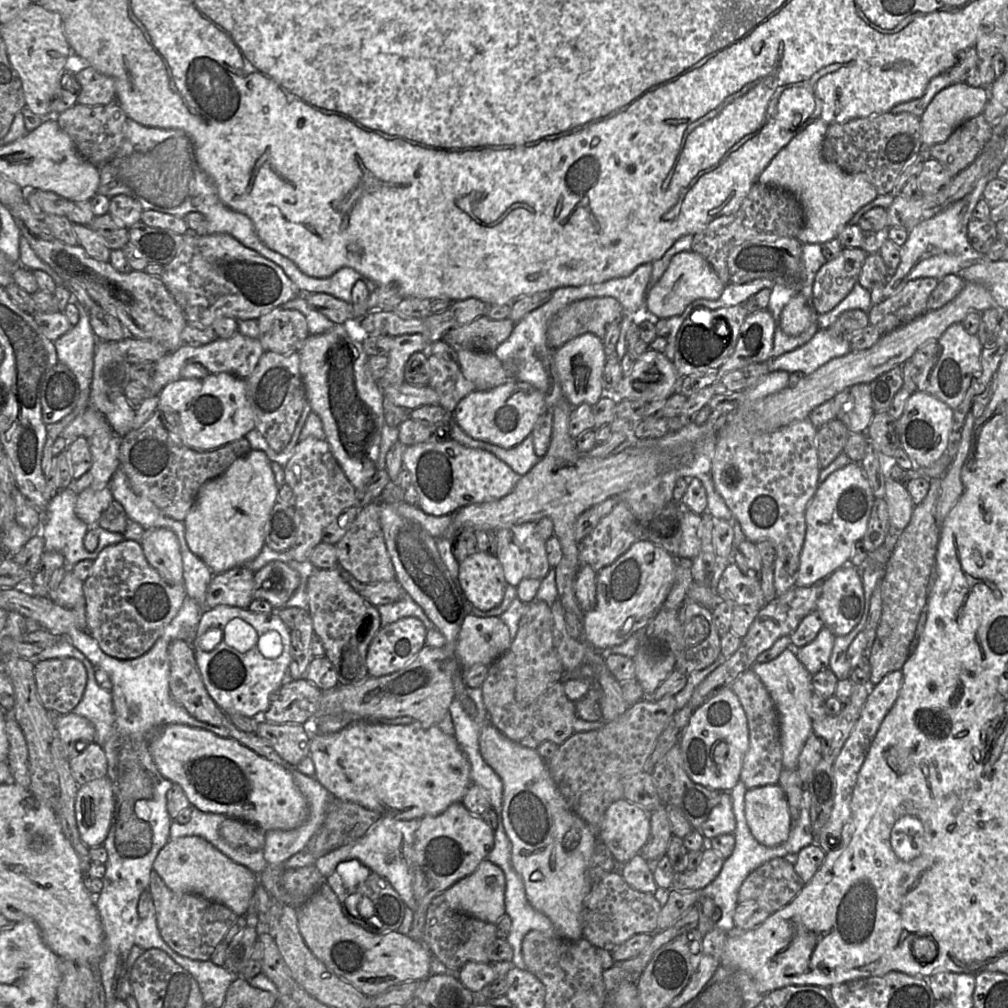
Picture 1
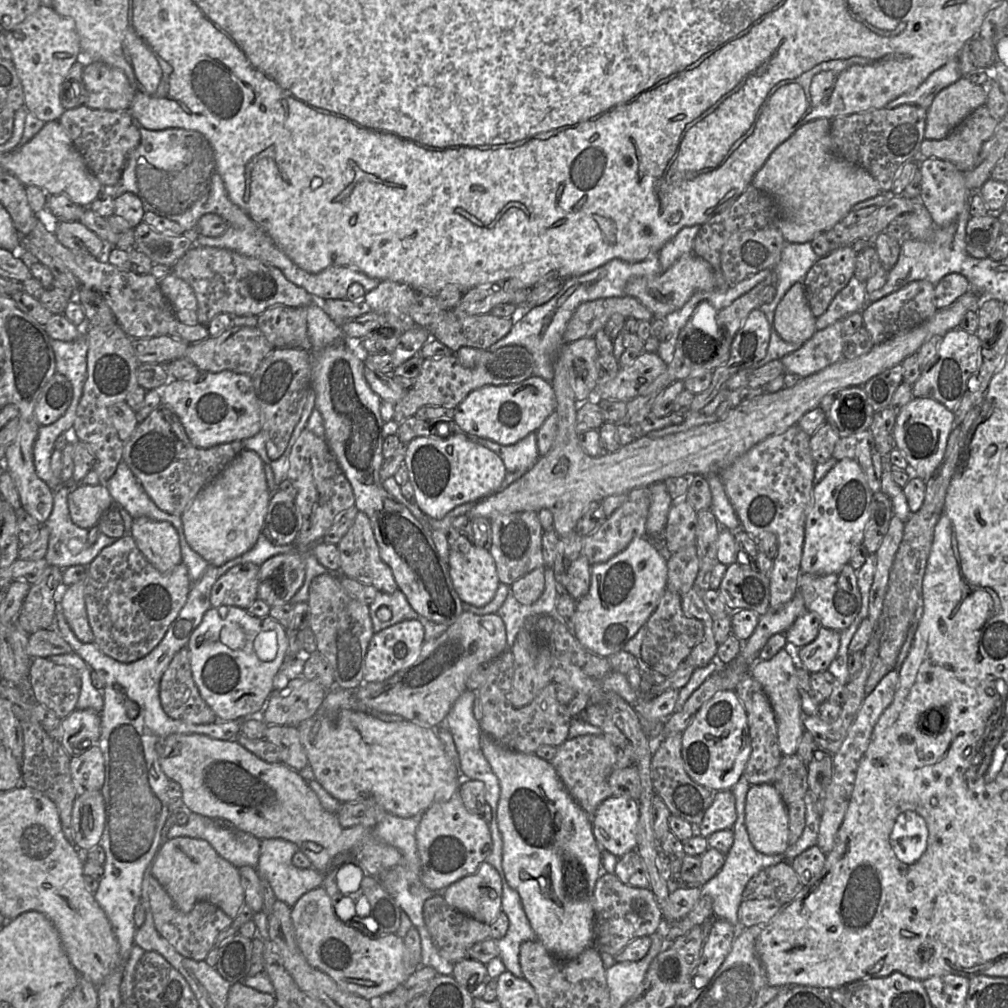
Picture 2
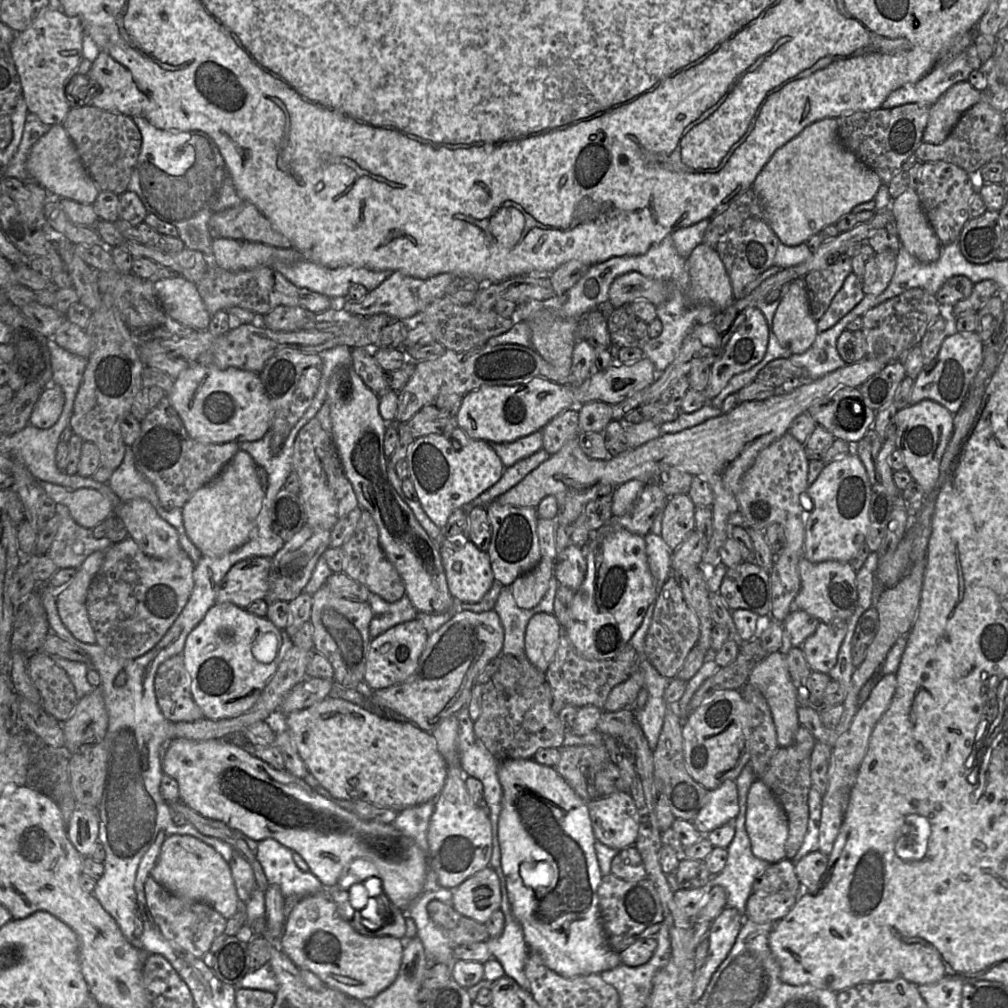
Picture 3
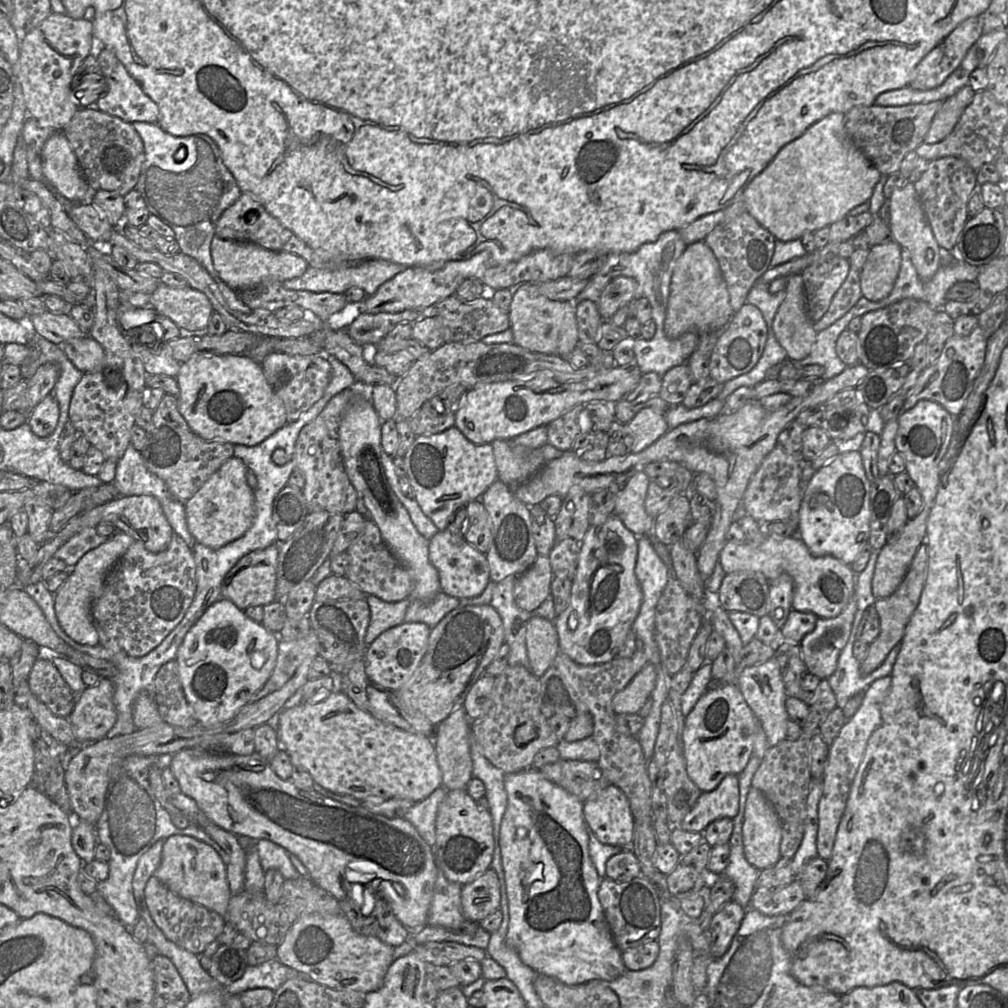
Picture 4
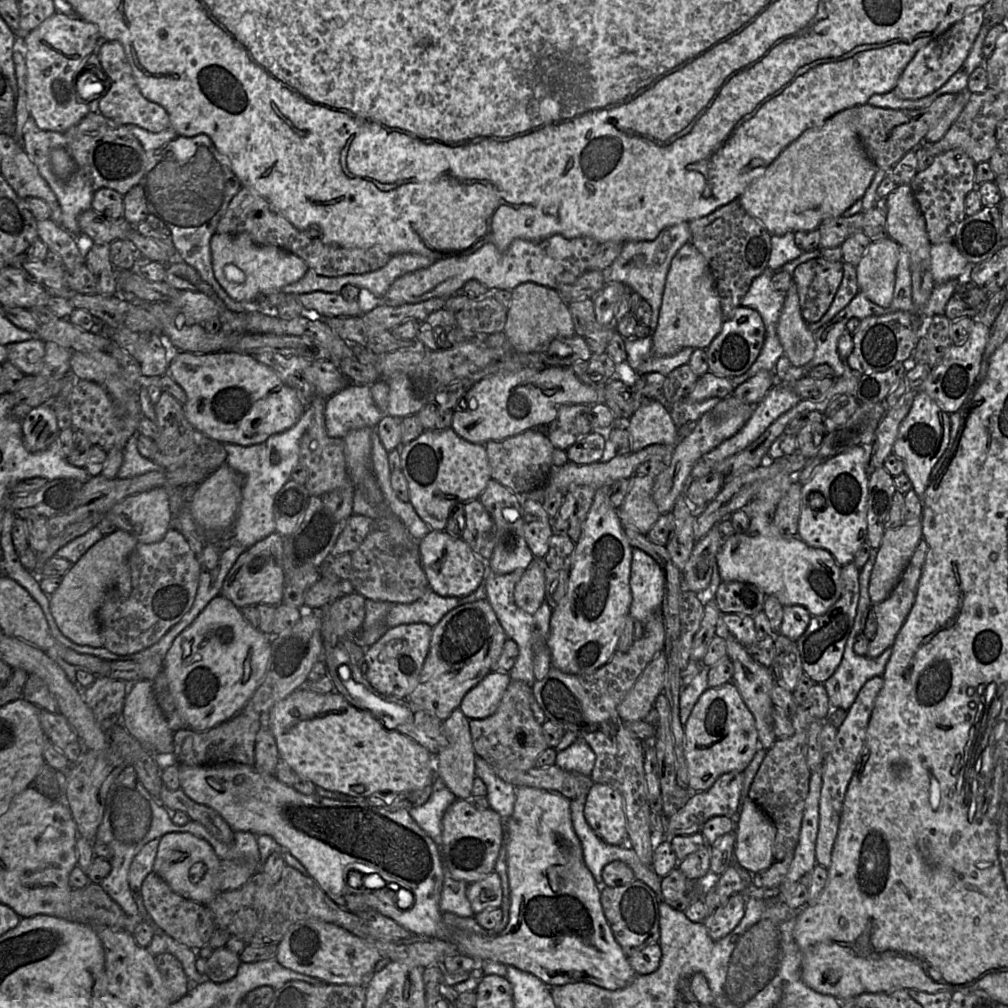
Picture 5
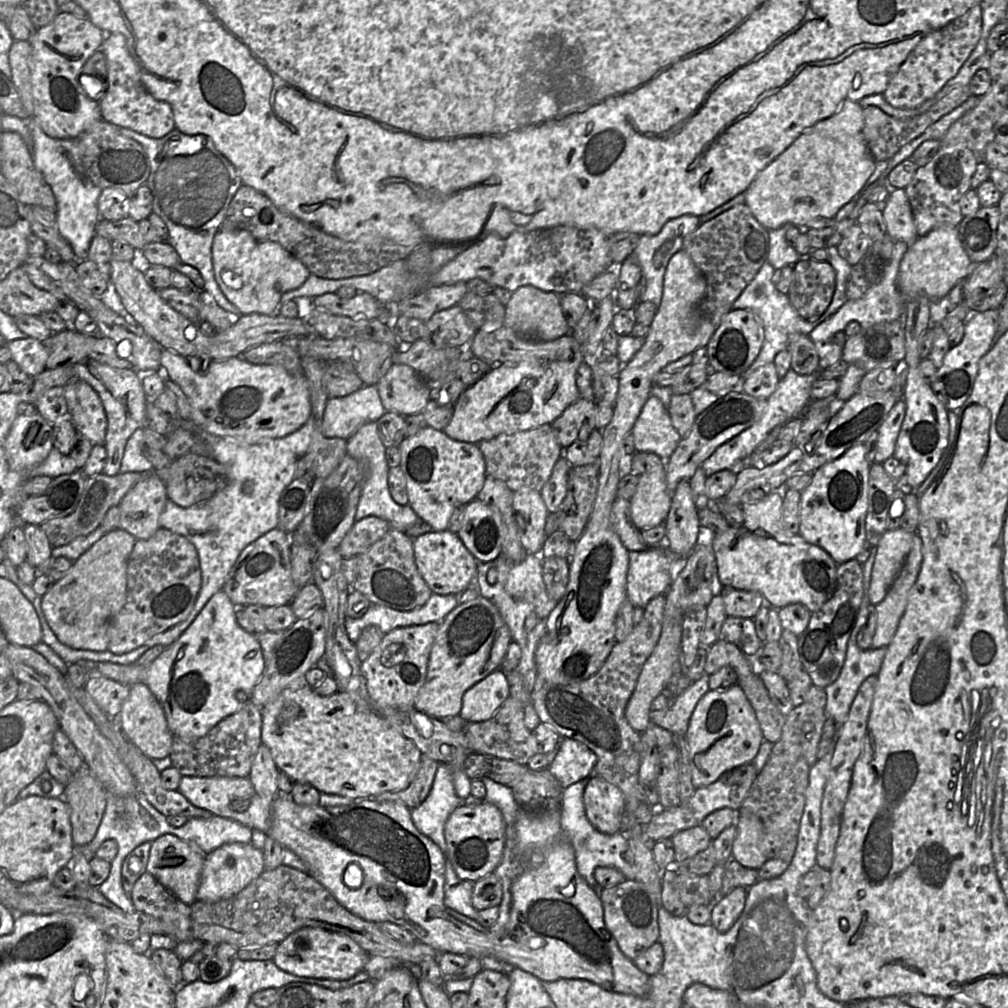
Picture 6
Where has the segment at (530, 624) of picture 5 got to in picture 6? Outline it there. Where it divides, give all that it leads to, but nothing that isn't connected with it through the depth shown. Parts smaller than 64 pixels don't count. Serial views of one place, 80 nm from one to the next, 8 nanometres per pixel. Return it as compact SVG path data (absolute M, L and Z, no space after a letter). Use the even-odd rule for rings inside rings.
M501 554L489 562L478 561L477 576L473 584L478 588L480 595L495 604L509 628L512 640L519 644L522 655L516 671L521 675L529 692L534 689L537 676L535 652L539 641L546 633L547 618L558 603L547 593L543 579L543 560L541 555L528 554L523 561L512 563ZM491 568L496 568L498 571L498 578L494 584L489 584L487 580L487 573ZM531 612L536 613L539 621L532 630L527 631L525 620Z

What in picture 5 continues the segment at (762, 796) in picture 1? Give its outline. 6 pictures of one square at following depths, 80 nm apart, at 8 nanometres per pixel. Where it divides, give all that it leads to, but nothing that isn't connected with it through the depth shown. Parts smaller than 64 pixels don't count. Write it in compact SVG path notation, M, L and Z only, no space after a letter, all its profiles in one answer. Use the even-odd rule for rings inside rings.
M745 798L736 824L734 862L751 874L768 869L775 861L776 829L759 806Z

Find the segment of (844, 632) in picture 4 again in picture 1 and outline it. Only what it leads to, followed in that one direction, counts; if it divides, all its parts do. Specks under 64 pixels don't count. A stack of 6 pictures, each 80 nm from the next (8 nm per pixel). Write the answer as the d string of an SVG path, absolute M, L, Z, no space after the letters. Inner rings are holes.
M824 626L809 644L795 650L798 660L811 675L829 668L835 635Z

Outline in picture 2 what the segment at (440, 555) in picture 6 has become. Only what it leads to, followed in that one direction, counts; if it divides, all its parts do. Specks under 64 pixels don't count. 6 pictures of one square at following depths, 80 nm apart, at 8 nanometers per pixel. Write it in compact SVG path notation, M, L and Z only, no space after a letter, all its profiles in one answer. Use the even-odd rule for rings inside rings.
M475 545L467 552L450 549L447 564L454 589L463 602L482 607L493 599L500 581L488 550Z

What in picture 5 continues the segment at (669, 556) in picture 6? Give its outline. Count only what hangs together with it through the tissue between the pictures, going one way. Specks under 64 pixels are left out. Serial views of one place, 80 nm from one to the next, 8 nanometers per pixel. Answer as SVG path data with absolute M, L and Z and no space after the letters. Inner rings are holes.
M633 548L632 551L630 587L632 593L630 616L634 620L645 623L654 614L660 613L665 593L665 575L658 563L648 553L639 548Z

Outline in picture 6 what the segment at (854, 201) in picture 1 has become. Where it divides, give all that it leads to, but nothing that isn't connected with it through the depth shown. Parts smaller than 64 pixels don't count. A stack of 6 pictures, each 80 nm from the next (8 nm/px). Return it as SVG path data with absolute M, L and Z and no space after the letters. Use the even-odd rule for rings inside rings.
M846 102L831 117L805 131L744 192L745 204L755 219L769 231L786 223L803 227L815 220L834 218L876 168L863 128L863 108L858 102Z

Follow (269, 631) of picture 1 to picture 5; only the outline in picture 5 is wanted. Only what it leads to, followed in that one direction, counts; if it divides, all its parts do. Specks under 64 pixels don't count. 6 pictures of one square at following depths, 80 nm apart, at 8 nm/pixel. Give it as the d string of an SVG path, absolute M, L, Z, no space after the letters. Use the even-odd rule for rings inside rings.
M222 594L212 599L167 652L163 671L187 728L205 732L239 713L263 680L272 639L253 627Z

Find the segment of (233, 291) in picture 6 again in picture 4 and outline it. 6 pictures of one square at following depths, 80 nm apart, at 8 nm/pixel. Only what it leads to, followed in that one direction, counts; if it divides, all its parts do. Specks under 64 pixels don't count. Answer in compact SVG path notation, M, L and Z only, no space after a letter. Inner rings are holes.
M216 235L211 241L211 257L220 279L237 292L269 281L283 282L299 277L309 266L296 254L268 250L248 241L225 240Z

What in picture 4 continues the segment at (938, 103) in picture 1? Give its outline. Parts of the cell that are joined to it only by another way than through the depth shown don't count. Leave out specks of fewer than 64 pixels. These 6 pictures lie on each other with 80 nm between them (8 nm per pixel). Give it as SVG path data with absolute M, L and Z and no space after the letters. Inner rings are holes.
M966 85L953 96L943 101L936 113L930 129L924 137L924 142L934 144L945 139L954 129L966 107L972 102L974 90Z

